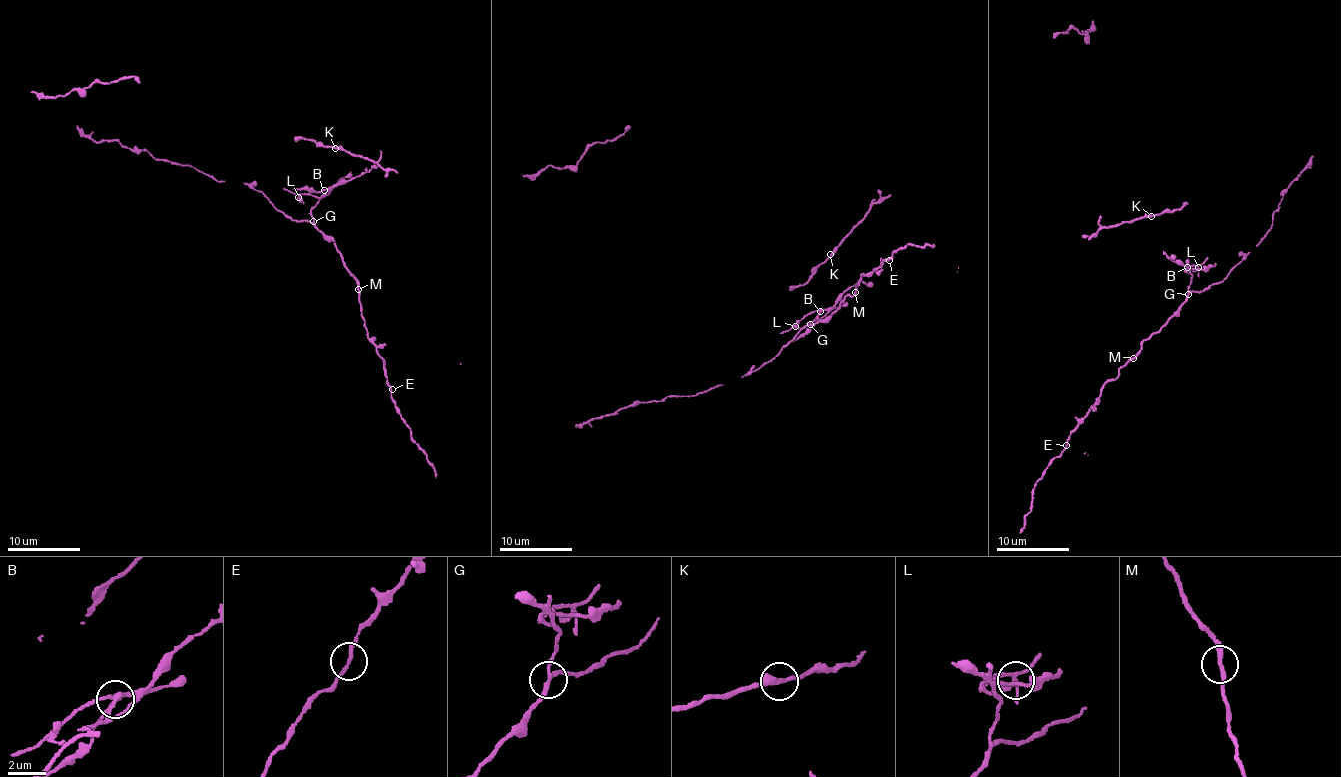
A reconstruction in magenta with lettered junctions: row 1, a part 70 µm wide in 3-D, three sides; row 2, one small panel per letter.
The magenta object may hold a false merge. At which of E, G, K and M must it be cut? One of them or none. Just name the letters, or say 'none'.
G

